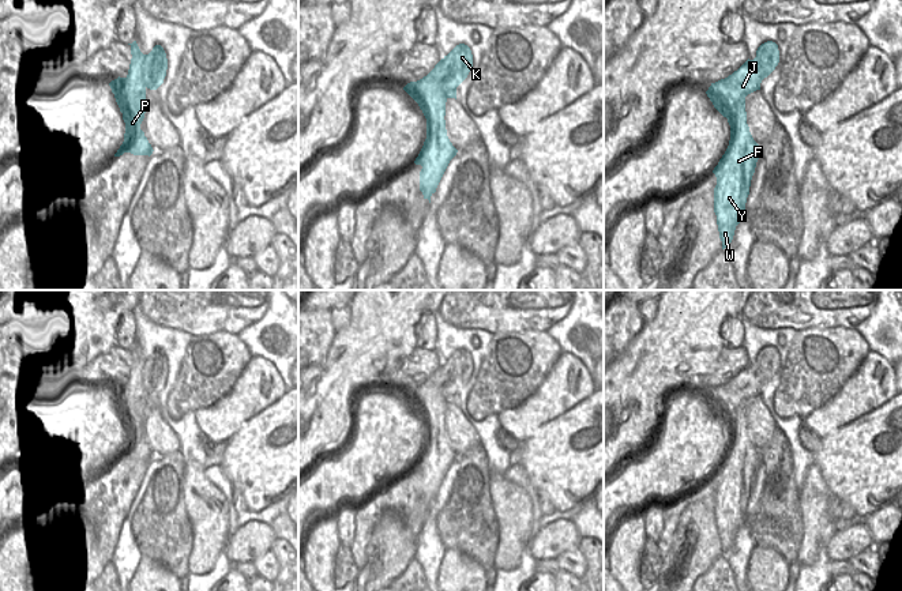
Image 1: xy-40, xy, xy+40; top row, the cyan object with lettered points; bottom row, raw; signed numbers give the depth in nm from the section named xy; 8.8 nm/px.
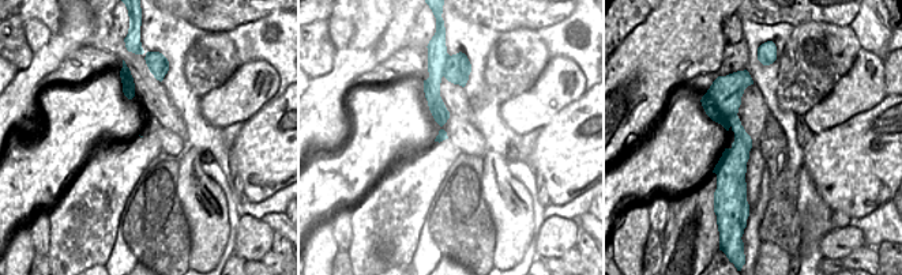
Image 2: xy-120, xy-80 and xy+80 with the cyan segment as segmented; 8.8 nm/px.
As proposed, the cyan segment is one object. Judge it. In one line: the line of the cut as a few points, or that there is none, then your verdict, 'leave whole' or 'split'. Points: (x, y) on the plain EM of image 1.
xy (432, 381), (428, 381), (420, 390), (428, 410), (423, 416) | split

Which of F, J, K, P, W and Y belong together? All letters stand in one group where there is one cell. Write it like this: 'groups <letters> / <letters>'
groups F P W Y / J K

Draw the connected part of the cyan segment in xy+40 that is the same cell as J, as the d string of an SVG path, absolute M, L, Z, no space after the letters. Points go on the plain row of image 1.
M773 346L762 349L753 365L747 365L737 376L725 384L711 388L706 396L714 413L728 425L734 421L734 410L738 404L756 395L779 368L778 350Z

